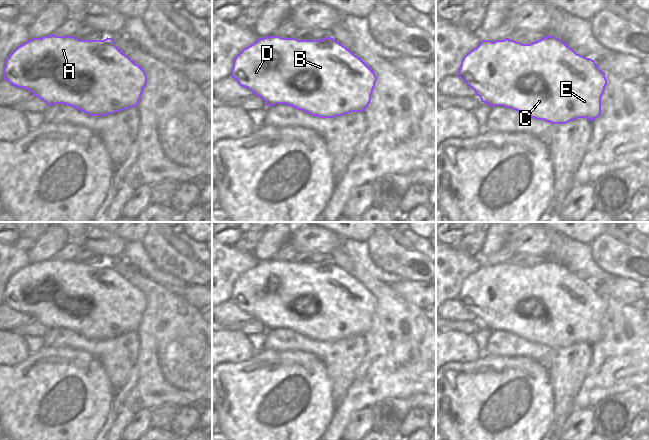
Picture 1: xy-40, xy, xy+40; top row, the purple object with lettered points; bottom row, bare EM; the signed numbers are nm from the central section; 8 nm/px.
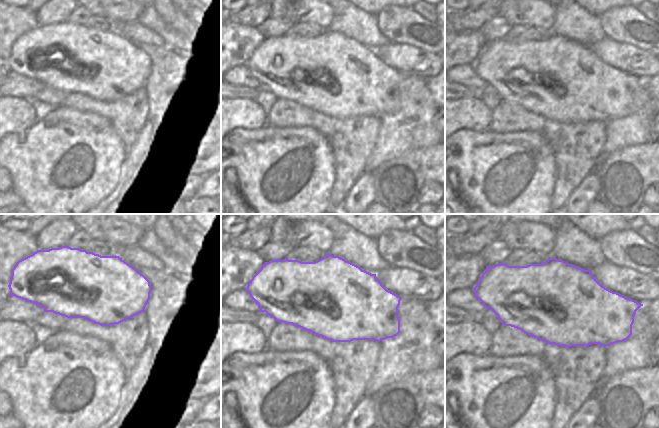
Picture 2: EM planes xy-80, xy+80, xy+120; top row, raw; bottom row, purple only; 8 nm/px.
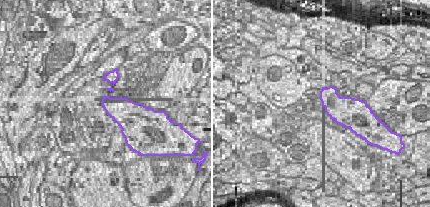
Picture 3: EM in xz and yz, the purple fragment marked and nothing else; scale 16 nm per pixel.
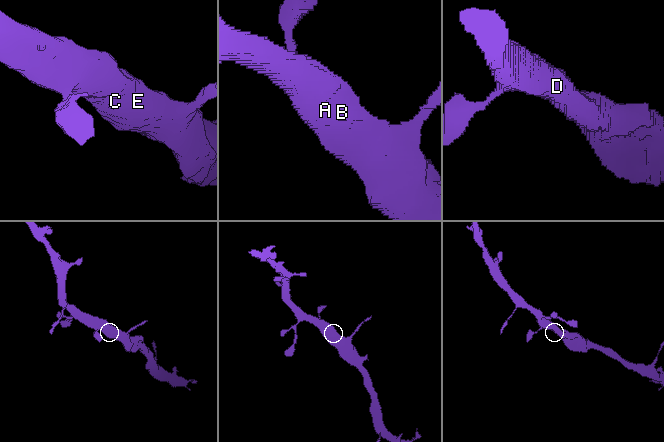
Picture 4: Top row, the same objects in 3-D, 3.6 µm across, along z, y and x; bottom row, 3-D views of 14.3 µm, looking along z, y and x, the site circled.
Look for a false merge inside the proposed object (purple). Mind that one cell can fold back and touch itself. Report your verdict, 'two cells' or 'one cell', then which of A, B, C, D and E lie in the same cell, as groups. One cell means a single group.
one cell; groups A B C D E

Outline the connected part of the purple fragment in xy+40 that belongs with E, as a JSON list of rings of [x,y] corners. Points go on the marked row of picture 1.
[[[549,35],[530,44],[522,44],[520,42],[510,40],[509,38],[504,40],[496,40],[494,42],[490,40],[482,40],[476,48],[468,52],[463,57],[457,75],[465,82],[467,86],[475,91],[476,95],[480,97],[481,102],[488,104],[491,108],[494,106],[511,108],[536,120],[544,120],[552,124],[566,124],[578,118],[586,118],[592,122],[598,118],[601,115],[601,97],[607,85],[605,73],[599,69],[598,65],[595,63],[595,60],[577,54],[565,42]]]

